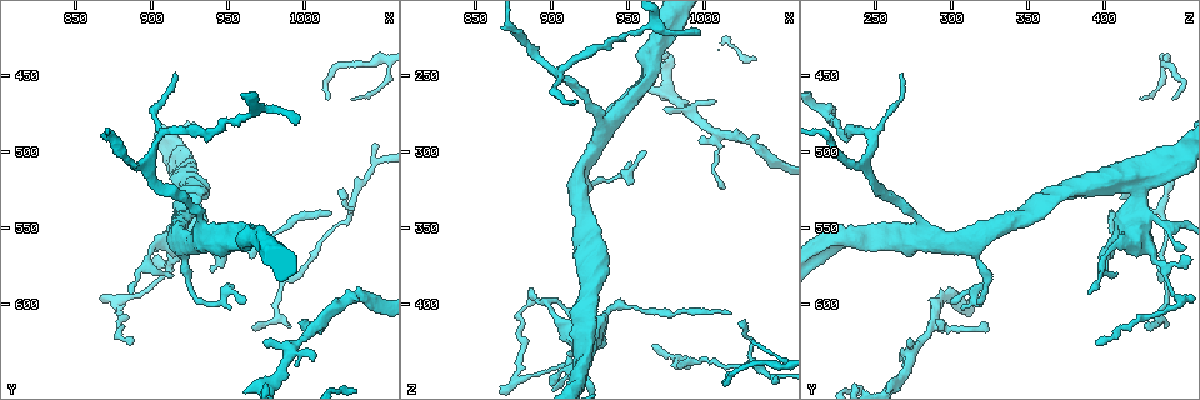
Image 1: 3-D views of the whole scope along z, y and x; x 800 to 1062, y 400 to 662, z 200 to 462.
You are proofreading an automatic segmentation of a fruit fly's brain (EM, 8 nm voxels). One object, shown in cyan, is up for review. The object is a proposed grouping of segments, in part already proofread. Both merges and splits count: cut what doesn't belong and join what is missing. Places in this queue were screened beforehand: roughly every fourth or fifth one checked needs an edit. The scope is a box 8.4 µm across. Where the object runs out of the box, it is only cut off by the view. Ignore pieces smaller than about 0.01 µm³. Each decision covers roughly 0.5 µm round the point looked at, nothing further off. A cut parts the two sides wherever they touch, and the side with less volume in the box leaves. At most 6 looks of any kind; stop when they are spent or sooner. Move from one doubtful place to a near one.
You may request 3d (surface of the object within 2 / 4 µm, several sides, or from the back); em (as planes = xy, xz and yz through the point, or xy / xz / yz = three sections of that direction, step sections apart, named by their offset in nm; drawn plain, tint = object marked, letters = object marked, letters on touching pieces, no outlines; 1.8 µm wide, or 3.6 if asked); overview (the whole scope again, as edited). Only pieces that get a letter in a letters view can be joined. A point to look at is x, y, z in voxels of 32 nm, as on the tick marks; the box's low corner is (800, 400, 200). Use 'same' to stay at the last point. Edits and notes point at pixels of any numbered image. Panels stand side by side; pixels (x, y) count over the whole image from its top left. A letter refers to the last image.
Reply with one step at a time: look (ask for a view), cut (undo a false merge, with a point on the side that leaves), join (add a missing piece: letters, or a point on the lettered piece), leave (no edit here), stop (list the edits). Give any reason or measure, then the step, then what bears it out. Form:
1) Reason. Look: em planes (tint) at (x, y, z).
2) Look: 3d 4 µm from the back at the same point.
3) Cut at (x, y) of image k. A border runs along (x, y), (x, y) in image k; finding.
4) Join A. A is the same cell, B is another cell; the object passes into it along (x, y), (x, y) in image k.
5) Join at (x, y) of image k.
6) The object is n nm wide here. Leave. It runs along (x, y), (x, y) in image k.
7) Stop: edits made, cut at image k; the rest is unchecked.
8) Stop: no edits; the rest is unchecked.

Abrupt turn. Look: 3d 4 µm at (922, 518, 414).

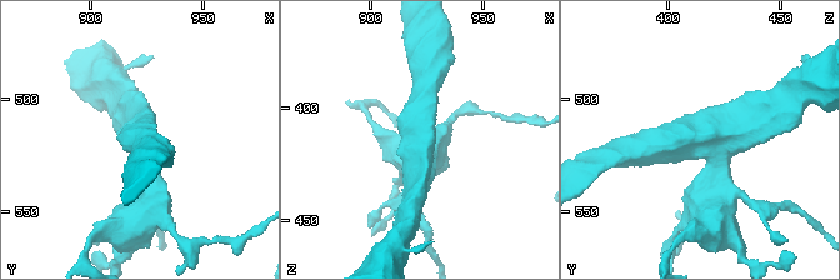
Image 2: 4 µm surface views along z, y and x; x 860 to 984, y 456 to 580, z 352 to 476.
3 arms meet here; the arms are 340, 360, 380 nm wide; now the EM. Look: em planes (tint) at (923, 520, 414).

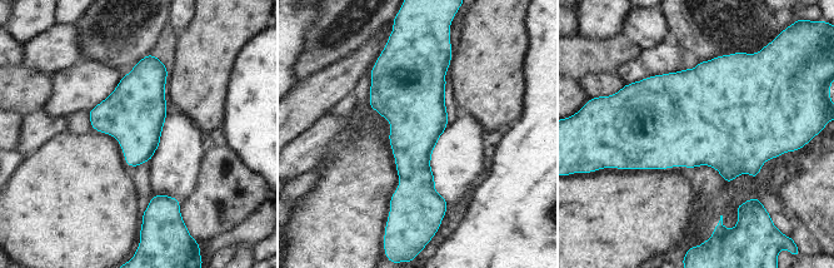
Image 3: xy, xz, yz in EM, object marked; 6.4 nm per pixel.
Look: em planes (letters) at the same point.

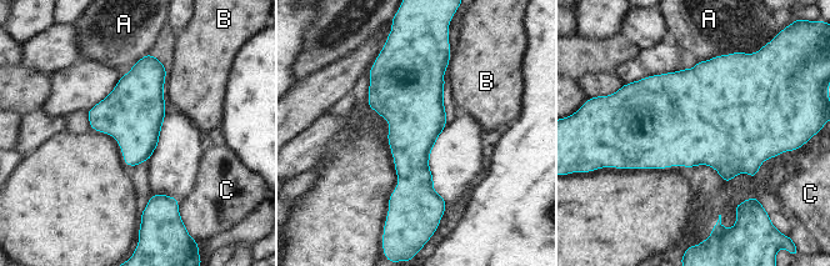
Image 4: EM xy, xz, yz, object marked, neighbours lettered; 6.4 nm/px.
The object is 380 nm wide here. Leave. A, B and C are other cells; a border runs along (166, 70), (168, 74) in image 4; all the same neuron.

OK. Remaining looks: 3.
Tapers out. Look: em yz step 4 (letters) at (1024, 526, 412).

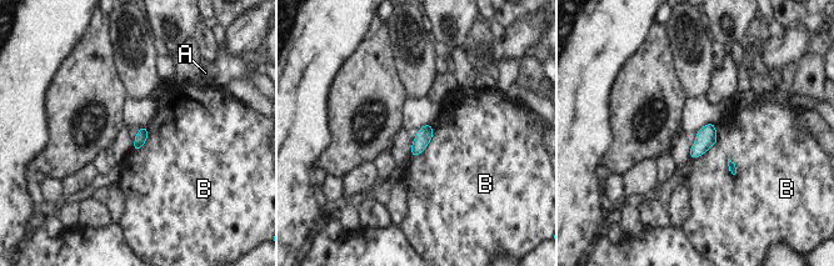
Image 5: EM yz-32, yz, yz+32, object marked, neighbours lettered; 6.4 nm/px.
Look: em xz step 8 (letters) at the same point.

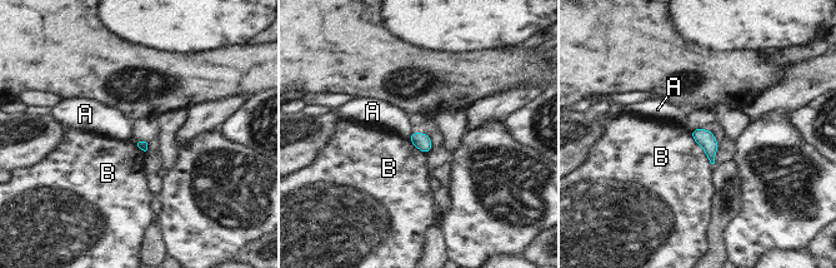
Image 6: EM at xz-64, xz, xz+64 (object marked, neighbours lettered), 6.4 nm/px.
The object is 60 nm wide here; the longest contact is with B, 260 nm. Leave. A and B are other cells; none of them fits.

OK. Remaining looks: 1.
Tapers out. Look: em 3.6 µm planes (letters) at (998, 480, 220).

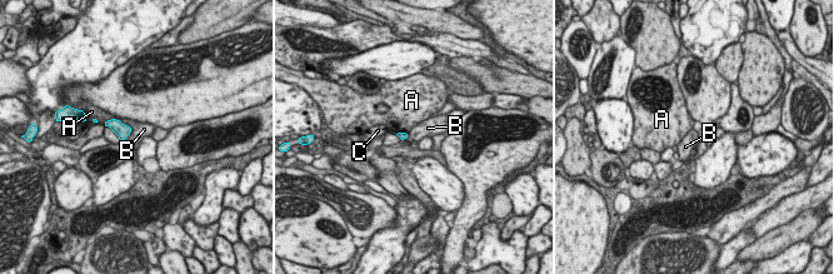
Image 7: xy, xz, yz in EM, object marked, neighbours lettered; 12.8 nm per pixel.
The object is 100 nm wide here. Leave. A, B and C are other cells; a border runs along (133, 129), (128, 136) in image 7; none of them fits.

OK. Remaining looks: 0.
Stop: no edits; the rest is unchecked.

